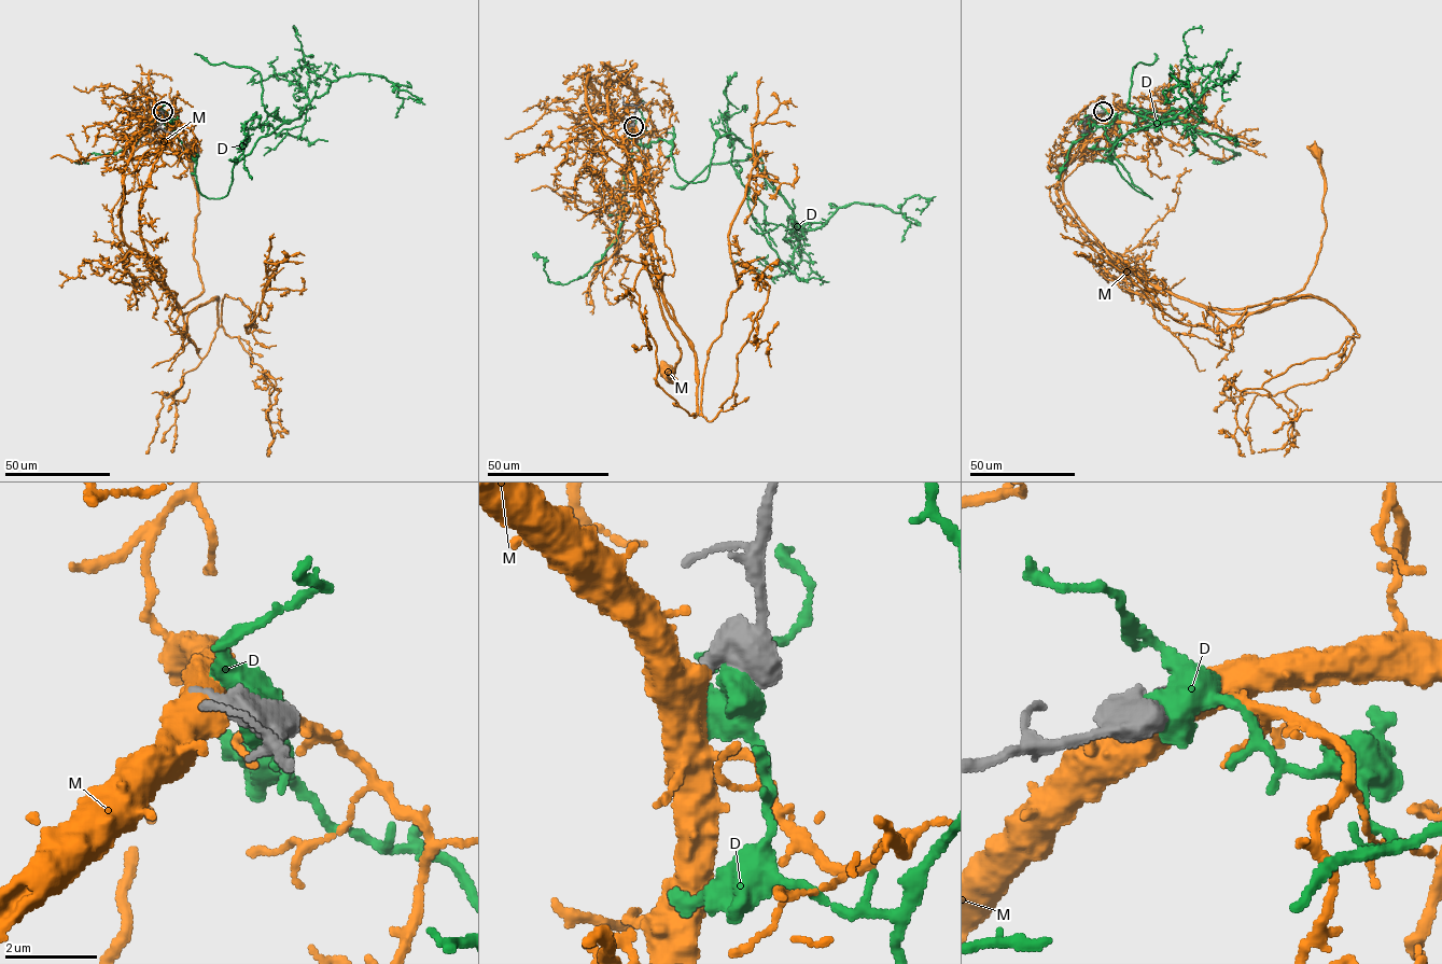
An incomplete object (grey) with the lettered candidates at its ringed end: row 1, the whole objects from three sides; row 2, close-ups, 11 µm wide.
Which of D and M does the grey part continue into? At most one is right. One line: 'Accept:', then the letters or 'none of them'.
Accept: none of them

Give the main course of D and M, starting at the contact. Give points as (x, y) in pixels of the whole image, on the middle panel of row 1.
D: (632, 125), (643, 145), (668, 141), (691, 182), (733, 134), (803, 231), (852, 204), (930, 199), (915, 210)
M: (630, 126), (589, 74), (586, 106), (626, 151), (646, 265), (681, 351), (672, 382), (666, 373)

